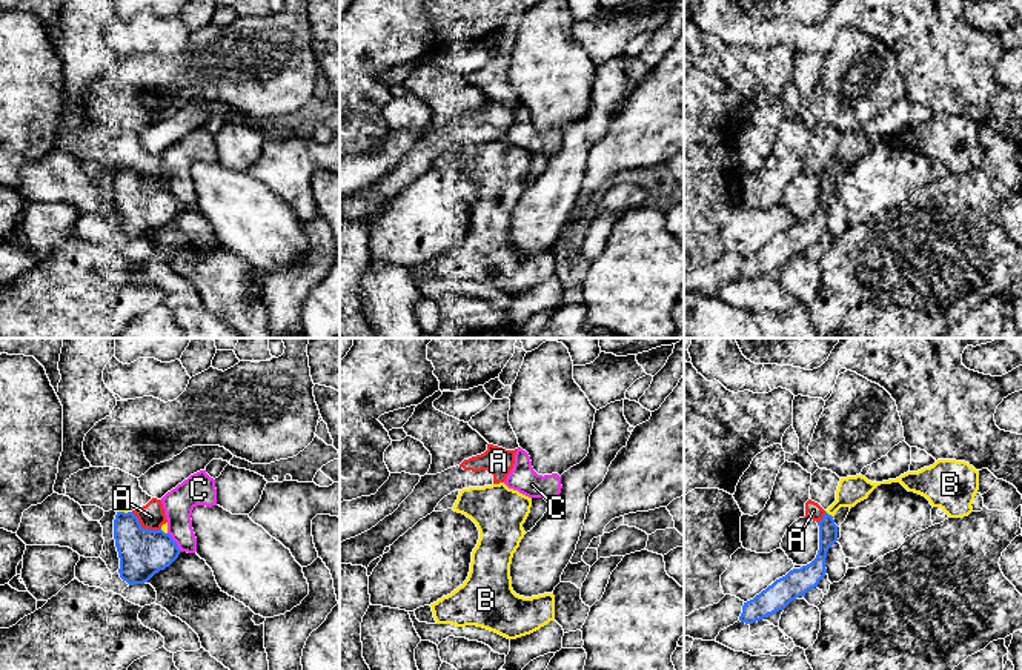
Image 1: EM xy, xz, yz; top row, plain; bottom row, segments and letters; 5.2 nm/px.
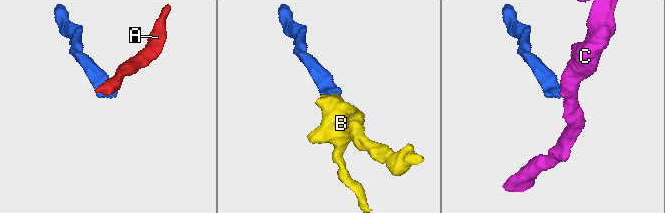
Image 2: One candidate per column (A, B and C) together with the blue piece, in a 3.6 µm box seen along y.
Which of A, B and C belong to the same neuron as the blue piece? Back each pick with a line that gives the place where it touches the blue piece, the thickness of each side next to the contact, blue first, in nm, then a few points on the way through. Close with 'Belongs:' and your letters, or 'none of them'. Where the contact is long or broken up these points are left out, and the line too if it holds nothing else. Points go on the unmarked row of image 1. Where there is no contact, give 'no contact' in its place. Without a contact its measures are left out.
B: yz (827, 169) | 100/140 nm
Belongs: B

